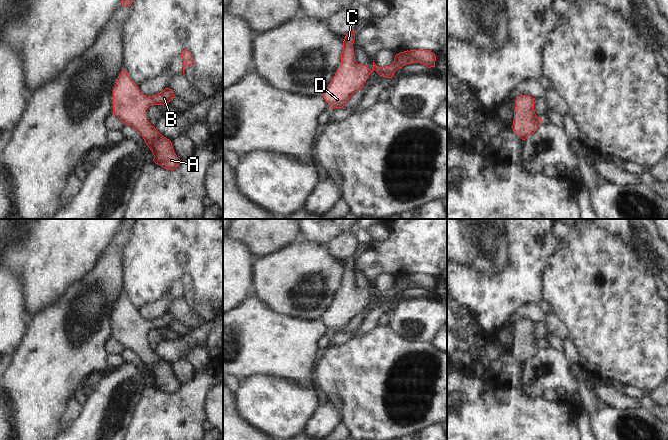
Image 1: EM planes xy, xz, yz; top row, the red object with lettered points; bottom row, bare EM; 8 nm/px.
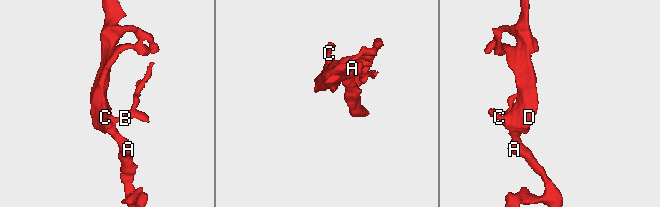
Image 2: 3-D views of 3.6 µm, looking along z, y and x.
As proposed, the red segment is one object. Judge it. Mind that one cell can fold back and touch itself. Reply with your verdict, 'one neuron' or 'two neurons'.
one neuron

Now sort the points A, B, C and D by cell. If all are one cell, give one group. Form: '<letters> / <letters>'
A B C D

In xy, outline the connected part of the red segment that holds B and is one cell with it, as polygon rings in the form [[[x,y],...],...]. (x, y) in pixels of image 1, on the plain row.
[[[125,293],[119,298],[113,313],[113,338],[143,361],[154,379],[153,385],[168,394],[176,393],[181,384],[175,378],[171,365],[148,346],[146,334],[151,329],[168,327],[174,320],[169,312],[153,320],[144,320]]]

